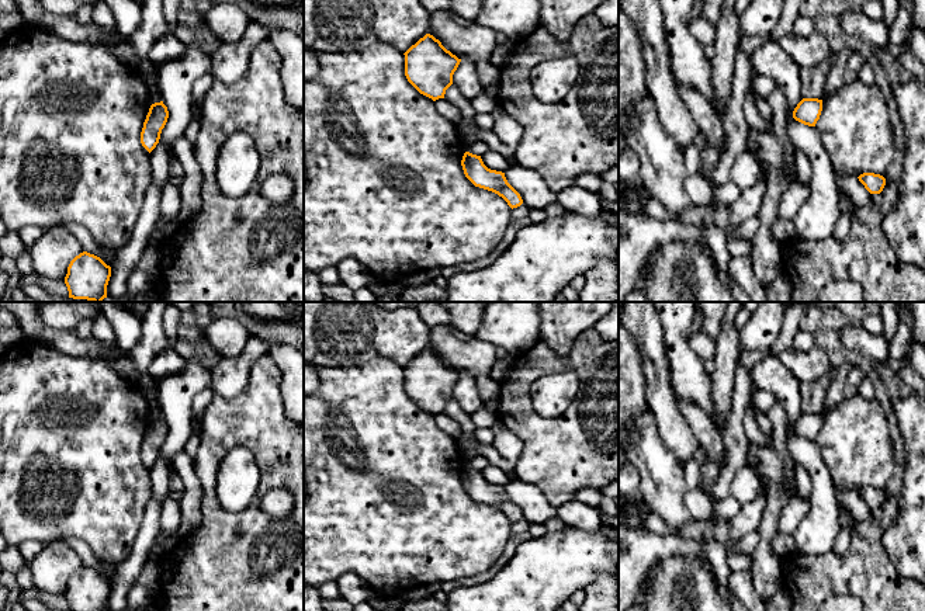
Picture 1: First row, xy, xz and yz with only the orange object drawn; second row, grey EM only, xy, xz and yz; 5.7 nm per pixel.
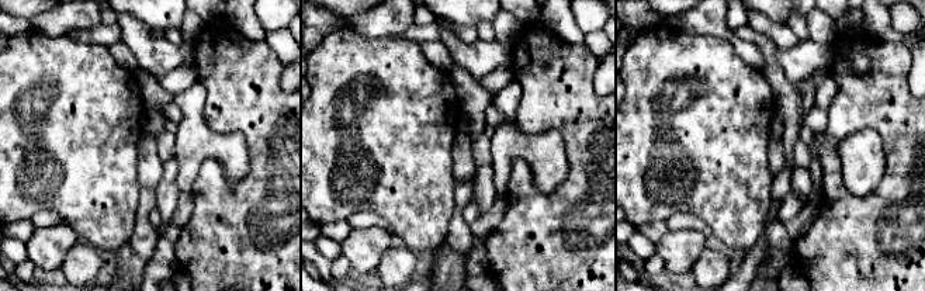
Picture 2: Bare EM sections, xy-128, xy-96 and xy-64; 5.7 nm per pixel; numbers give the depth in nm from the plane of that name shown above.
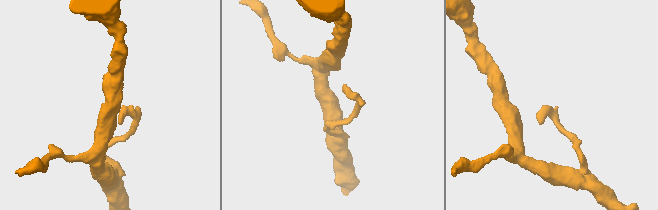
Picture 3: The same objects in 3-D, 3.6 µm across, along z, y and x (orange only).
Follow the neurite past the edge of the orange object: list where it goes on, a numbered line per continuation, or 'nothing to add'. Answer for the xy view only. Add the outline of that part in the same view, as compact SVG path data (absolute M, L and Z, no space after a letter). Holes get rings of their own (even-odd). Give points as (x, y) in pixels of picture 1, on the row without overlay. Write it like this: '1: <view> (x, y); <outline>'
nothing to add

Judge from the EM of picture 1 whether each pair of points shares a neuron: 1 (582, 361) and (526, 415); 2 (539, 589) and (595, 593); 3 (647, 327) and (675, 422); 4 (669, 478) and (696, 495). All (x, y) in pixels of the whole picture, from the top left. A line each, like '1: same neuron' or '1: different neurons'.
1: same neuron
2: different neurons
3: same neuron
4: different neurons

